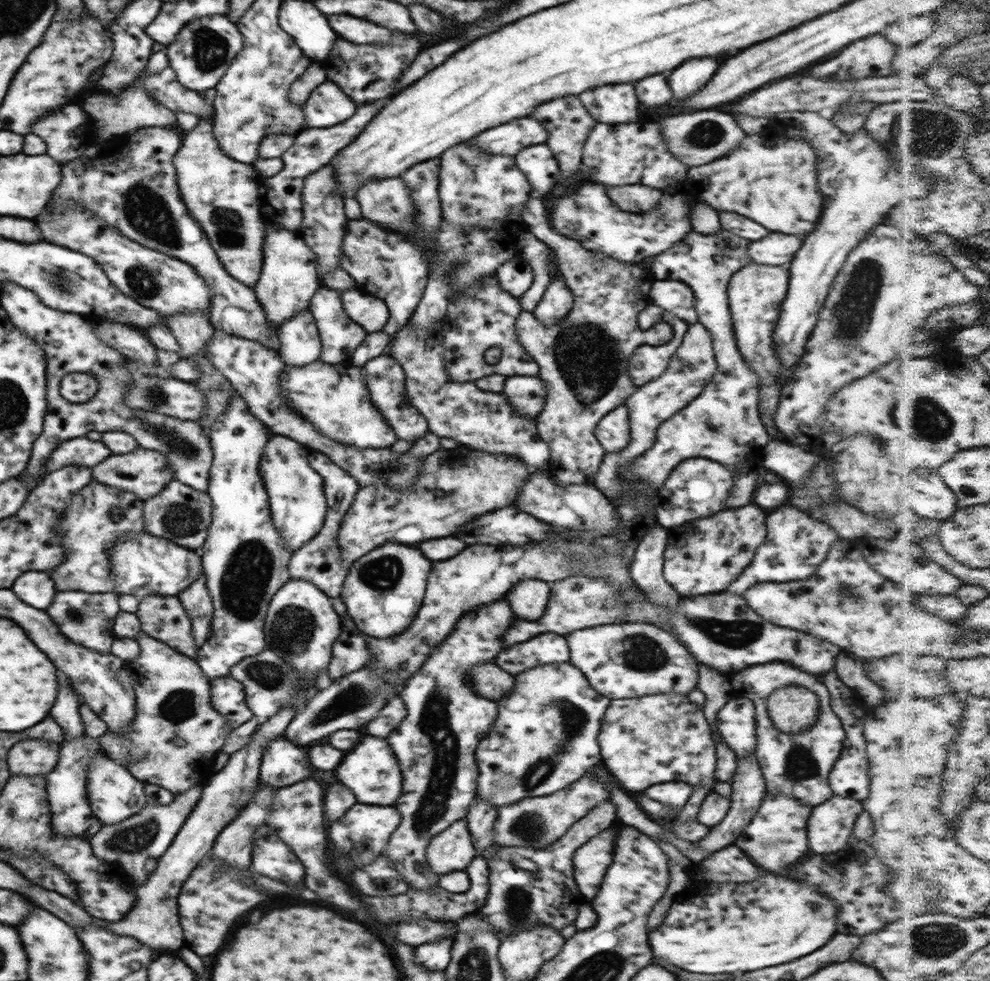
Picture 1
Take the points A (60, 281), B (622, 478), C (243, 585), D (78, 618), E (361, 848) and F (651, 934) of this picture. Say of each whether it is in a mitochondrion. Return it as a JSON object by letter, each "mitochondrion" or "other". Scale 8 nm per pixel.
{"A":"mitochondrion","B":"other","C":"mitochondrion","D":"mitochondrion","E":"mitochondrion","F":"other"}

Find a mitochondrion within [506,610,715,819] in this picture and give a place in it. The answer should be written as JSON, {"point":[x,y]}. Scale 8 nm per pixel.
{"point":[574,719]}

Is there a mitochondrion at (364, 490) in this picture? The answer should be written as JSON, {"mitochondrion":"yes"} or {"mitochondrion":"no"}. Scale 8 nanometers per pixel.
{"mitochondrion":"no"}

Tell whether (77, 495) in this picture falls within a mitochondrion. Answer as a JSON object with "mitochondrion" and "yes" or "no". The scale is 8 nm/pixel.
{"mitochondrion":"no"}

